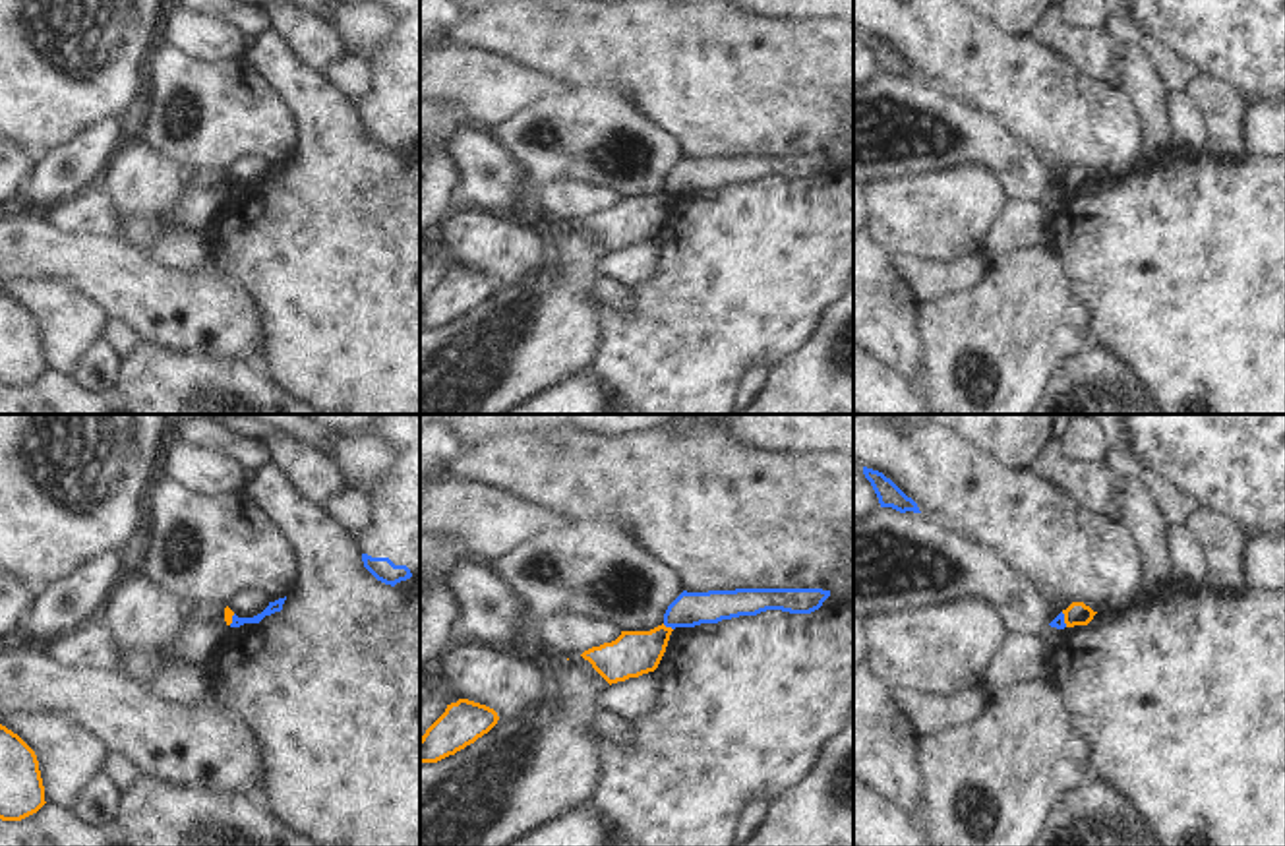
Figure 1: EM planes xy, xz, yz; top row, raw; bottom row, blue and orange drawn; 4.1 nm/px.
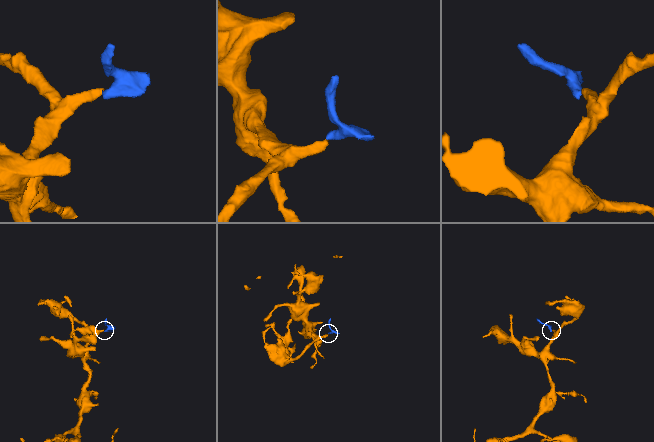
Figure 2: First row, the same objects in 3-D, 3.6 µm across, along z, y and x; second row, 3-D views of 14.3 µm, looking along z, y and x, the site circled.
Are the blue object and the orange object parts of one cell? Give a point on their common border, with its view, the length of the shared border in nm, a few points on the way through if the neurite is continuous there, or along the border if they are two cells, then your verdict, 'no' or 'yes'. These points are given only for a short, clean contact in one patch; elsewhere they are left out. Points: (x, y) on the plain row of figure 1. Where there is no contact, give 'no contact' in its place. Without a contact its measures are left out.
contact xz (668, 192); length 50 nm; border xz (662, 190), (672, 196); no

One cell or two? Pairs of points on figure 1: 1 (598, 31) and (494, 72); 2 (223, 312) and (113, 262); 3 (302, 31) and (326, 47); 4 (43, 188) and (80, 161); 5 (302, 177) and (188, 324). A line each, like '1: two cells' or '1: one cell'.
1: two cells
2: one cell
3: one cell
4: one cell
5: two cells

